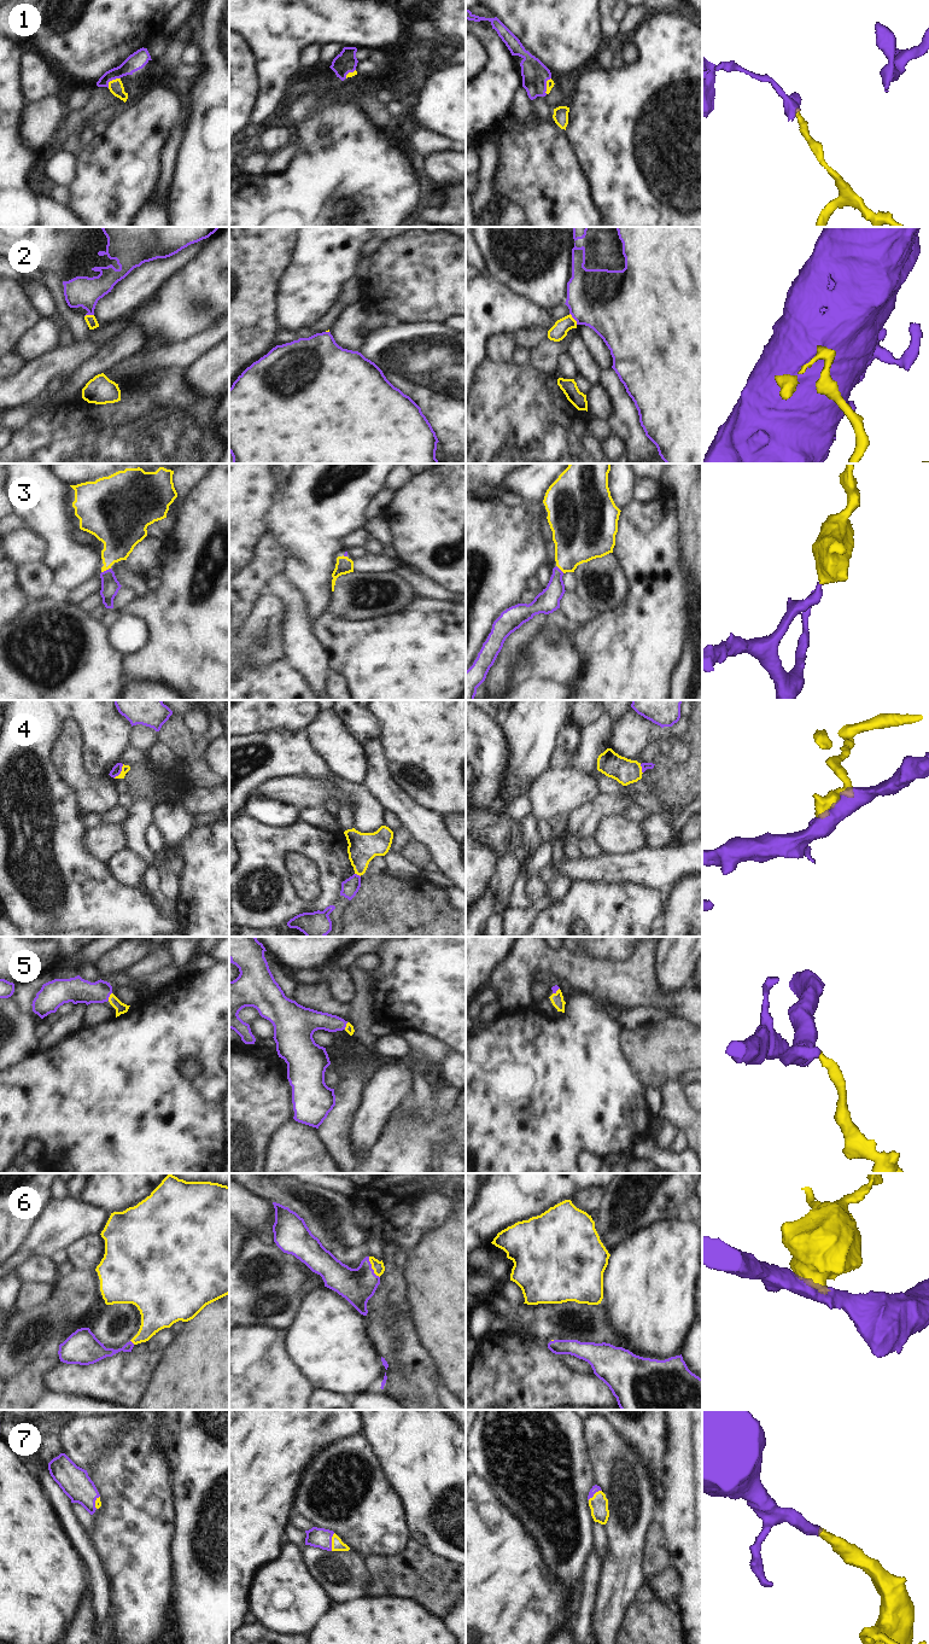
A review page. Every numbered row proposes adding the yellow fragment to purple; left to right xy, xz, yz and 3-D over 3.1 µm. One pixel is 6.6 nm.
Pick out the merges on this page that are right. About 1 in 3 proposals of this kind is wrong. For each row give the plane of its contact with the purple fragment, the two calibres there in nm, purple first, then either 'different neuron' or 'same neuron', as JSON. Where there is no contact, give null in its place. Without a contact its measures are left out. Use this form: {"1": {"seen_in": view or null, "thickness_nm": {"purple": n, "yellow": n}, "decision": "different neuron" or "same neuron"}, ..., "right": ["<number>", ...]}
{"1": {"seen_in": "xy", "thickness_nm": {"purple": 120, "yellow": 100}, "decision": "same neuron"}, "2": {"seen_in": "yz", "thickness_nm": {"purple": 420, "yellow": 110}, "decision": "same neuron"}, "3": {"seen_in": "xy", "thickness_nm": {"purple": 120, "yellow": 240}, "decision": "same neuron"}, "4": {"seen_in": "xy", "thickness_nm": {"purple": 70, "yellow": 50}, "decision": "different neuron"}, "5": {"seen_in": "xy", "thickness_nm": {"purple": 170, "yellow": 80}, "decision": "same neuron"}, "6": {"seen_in": "xz", "thickness_nm": {"purple": 240, "yellow": 80}, "decision": "same neuron"}, "7": {"seen_in": "xz", "thickness_nm": {"purple": 130, "yellow": 80}, "decision": "same neuron"}, "right": ["1", "2", "3", "5", "6", "7"]}

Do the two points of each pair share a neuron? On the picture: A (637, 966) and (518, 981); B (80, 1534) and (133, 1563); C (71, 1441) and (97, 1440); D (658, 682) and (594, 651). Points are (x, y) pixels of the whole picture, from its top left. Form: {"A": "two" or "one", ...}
{"A": "one", "B": "two", "C": "one", "D": "one"}

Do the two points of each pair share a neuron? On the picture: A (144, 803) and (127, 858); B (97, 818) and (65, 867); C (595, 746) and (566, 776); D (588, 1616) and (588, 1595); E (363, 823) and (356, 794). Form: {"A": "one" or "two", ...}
{"A": "two", "B": "two", "C": "two", "D": "one", "E": "one"}

